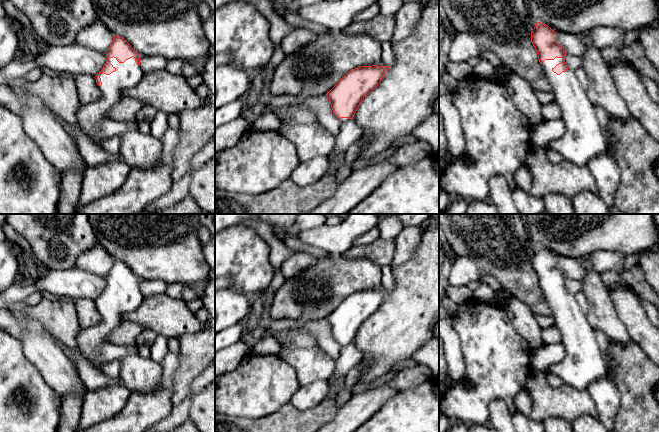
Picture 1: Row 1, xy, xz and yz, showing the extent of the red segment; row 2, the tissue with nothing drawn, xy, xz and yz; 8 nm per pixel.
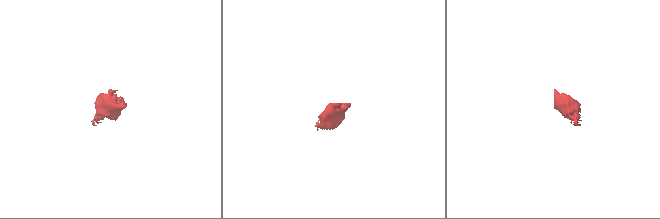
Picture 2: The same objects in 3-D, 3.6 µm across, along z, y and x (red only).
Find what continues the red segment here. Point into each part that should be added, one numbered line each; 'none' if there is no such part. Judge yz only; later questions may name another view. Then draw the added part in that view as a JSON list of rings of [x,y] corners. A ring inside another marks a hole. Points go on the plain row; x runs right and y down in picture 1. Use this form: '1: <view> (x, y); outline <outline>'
1: yz (583, 363); outline [[[556,281],[542,288],[565,349],[564,358],[552,365],[549,373],[557,375],[563,383],[577,390],[587,391],[591,383],[607,376],[608,366],[597,343],[596,332],[575,296],[568,292],[566,296],[557,299],[552,295],[562,284]]]

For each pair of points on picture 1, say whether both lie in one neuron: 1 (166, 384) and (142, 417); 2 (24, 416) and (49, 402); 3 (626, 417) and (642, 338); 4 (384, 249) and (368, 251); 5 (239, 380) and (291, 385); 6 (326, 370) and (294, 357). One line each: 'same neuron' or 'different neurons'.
1: same neuron
2: same neuron
3: different neurons
4: same neuron
5: same neuron
6: same neuron

